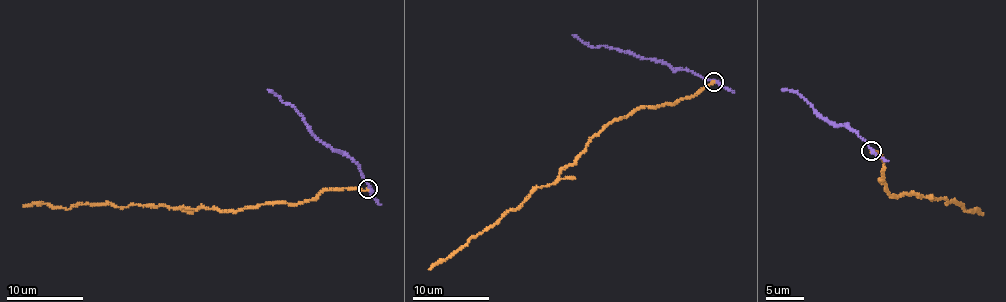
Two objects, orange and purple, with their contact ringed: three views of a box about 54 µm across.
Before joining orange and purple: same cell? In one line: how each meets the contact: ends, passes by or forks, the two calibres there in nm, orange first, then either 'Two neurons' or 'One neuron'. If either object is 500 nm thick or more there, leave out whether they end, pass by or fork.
At the ring orange ends. At the ring purple passes by. Thickness 200 nm (orange) against 240 nm. Two neurons

